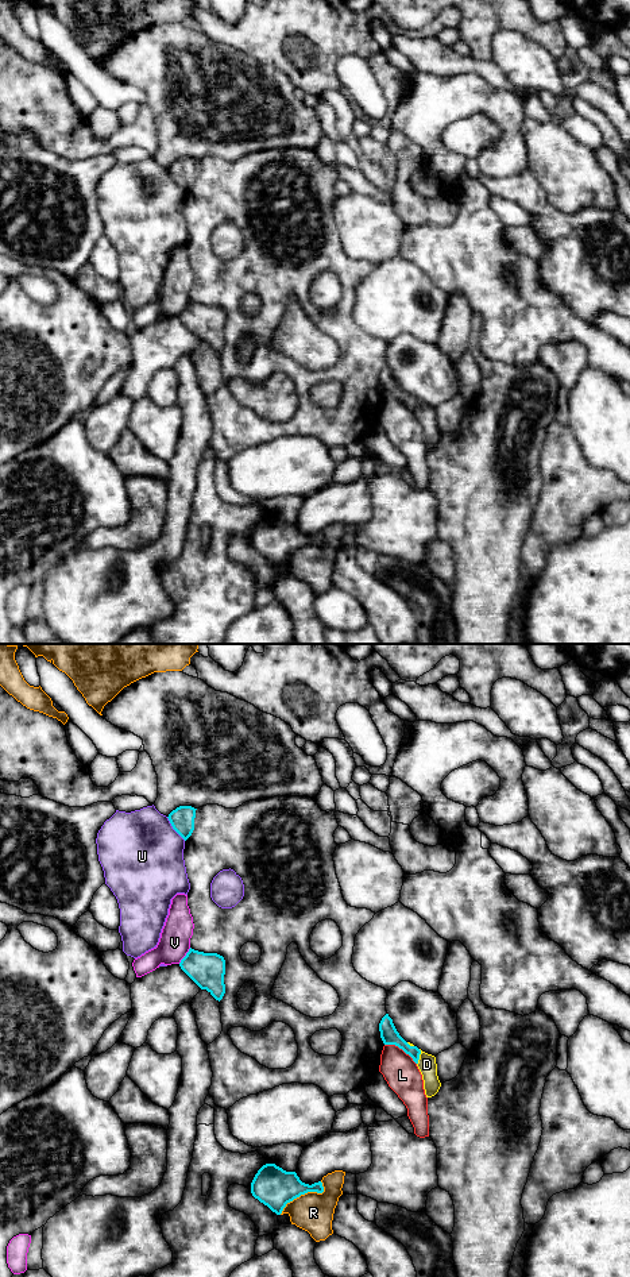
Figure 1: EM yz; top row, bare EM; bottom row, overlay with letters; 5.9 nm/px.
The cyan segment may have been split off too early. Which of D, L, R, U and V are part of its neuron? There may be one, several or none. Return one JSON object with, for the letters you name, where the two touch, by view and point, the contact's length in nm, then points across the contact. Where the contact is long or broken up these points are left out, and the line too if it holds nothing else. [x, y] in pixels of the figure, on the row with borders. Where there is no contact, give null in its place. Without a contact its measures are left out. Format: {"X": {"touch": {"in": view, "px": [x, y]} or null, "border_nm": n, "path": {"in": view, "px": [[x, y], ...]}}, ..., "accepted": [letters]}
{"D": {"touch": {"in": "yz", "px": [418, 1057]}, "border_nm": 100, "path": {"in": "yz", "px": [[389, 1034], [418, 1057], [426, 1064]]}}, "accepted": ["D"]}

